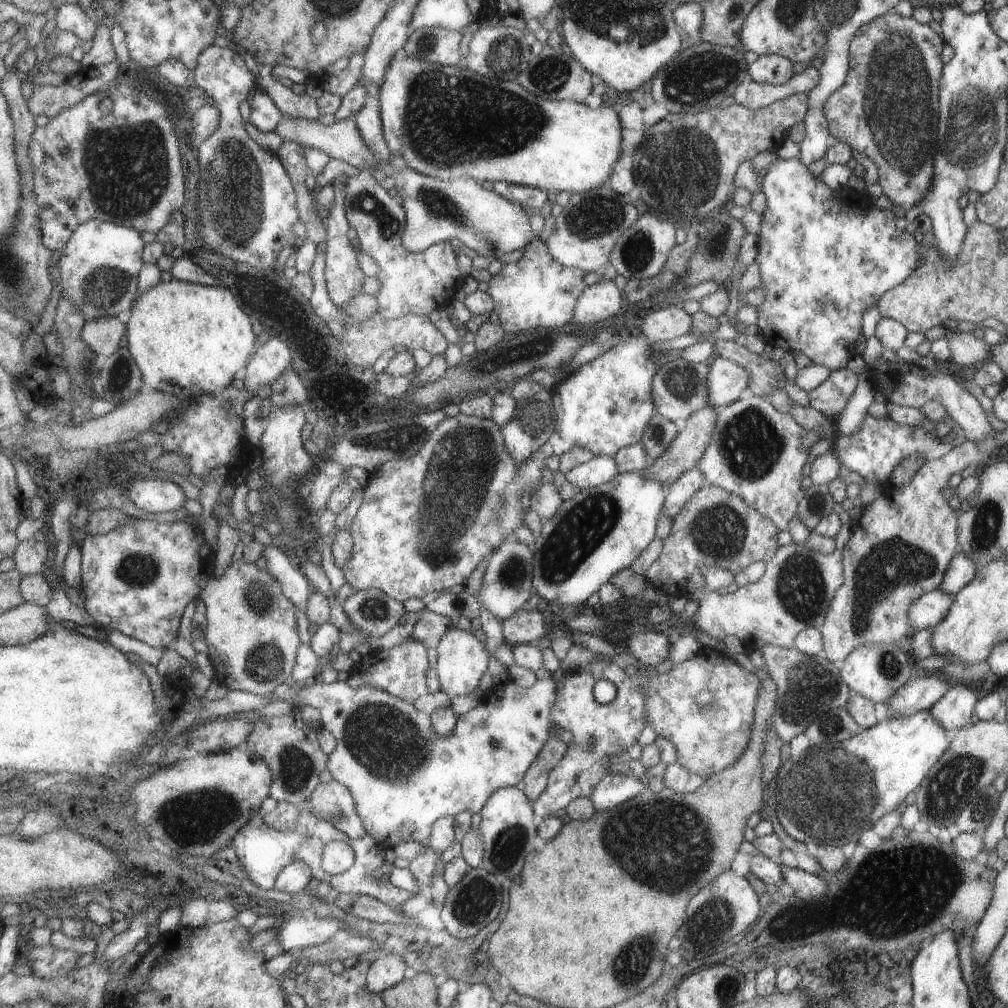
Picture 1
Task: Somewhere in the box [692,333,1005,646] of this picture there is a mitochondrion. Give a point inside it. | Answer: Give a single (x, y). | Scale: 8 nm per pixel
(892, 568)

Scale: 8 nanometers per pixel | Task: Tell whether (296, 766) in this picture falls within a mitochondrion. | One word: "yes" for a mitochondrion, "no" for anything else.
yes

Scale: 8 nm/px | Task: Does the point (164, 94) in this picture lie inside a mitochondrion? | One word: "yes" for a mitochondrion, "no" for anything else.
no

